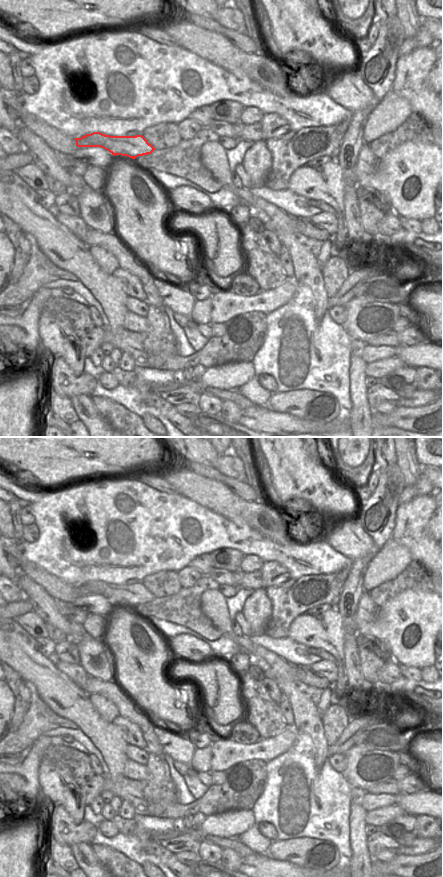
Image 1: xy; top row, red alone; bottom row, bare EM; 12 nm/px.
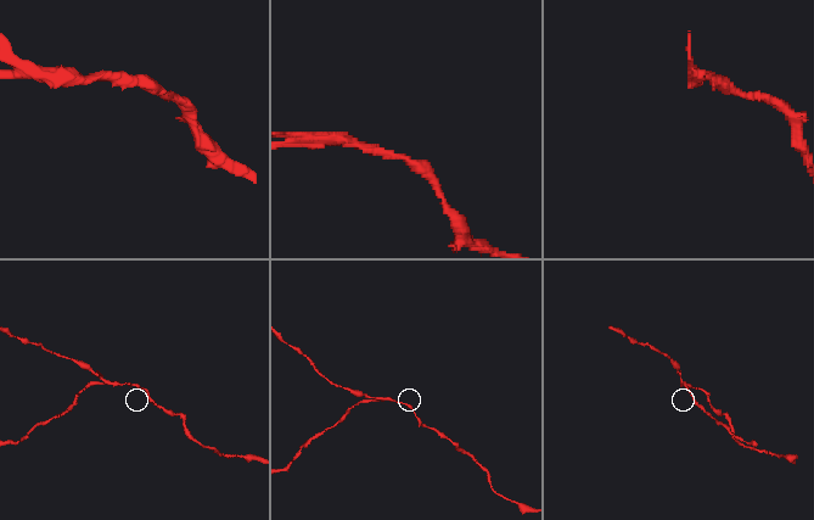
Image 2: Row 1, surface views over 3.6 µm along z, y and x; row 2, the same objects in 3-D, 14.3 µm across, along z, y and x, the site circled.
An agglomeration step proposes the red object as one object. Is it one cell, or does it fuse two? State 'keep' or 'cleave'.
cleave

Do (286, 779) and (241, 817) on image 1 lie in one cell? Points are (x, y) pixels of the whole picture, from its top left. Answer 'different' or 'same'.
different

